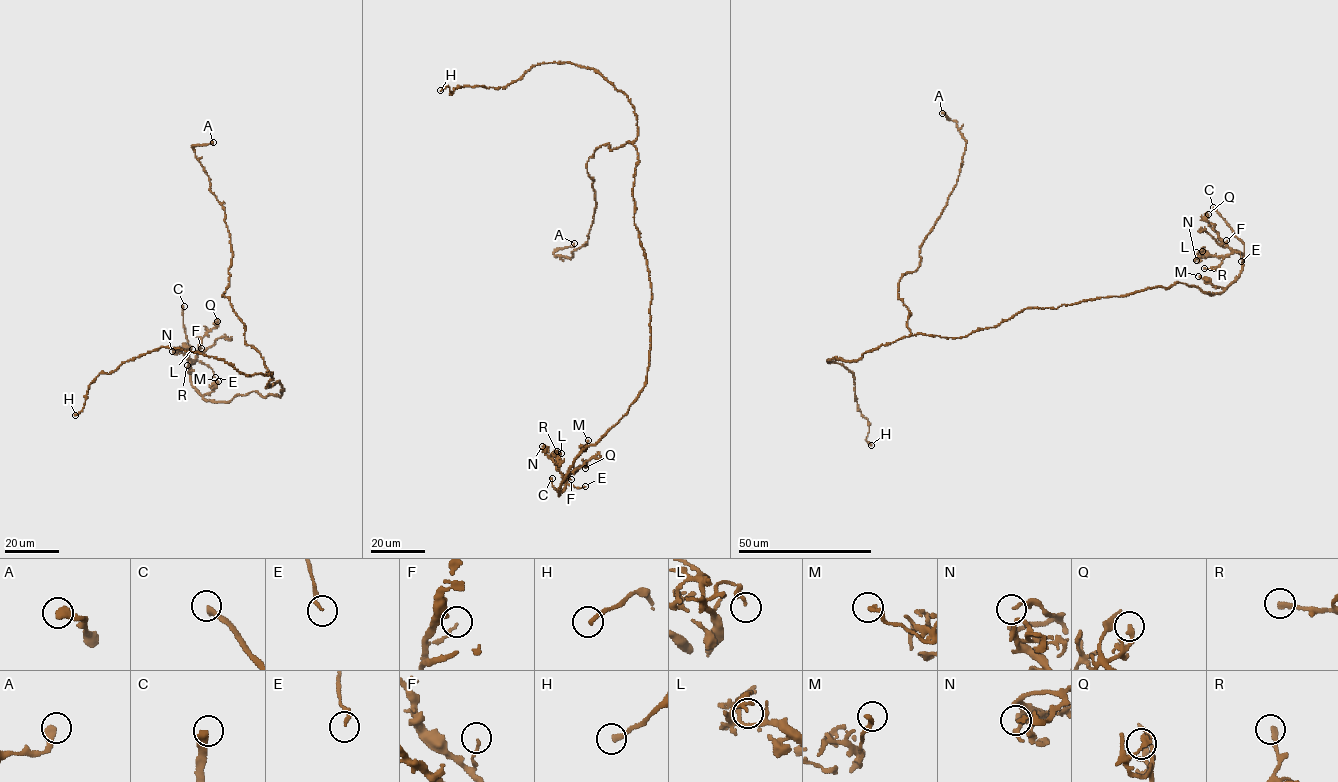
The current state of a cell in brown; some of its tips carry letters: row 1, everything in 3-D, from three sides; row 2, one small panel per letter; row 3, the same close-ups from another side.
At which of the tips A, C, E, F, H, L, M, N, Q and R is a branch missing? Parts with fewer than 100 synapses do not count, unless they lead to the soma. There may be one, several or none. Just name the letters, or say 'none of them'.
C

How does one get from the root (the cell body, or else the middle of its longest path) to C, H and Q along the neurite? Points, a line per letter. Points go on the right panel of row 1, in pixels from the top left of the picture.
C: (981, 329), (996, 327), (1026, 308), (1058, 308), (1176, 282), (1219, 294), (1240, 272), (1244, 243), (1213, 207)
H: (981, 329), (954, 338), (916, 334), (880, 345), (856, 360), (828, 359), (853, 375), (871, 445)
Q: (981, 329), (1026, 308), (1176, 282), (1219, 294), (1238, 277), (1243, 257), (1220, 239), (1208, 214)

